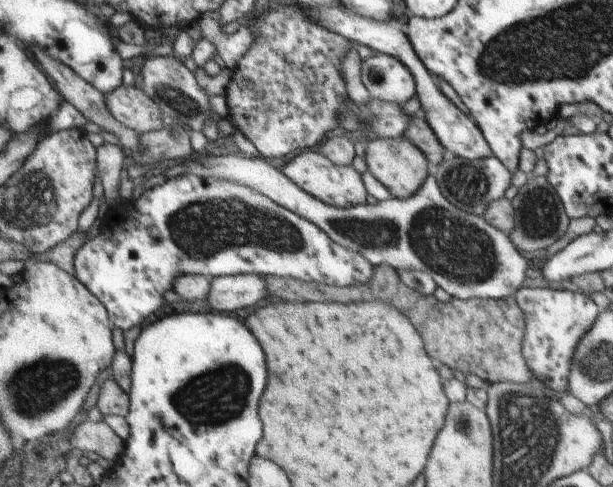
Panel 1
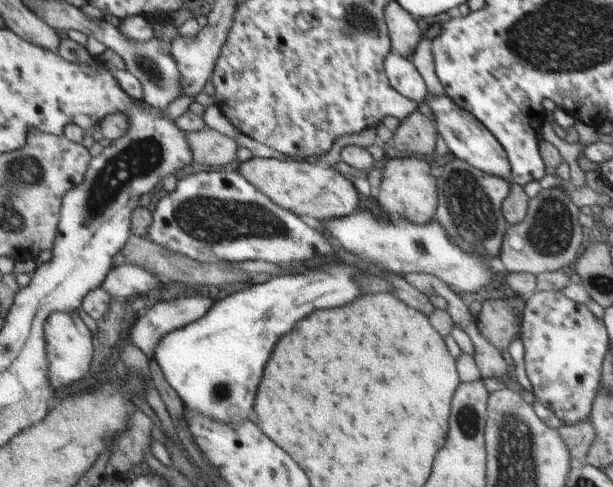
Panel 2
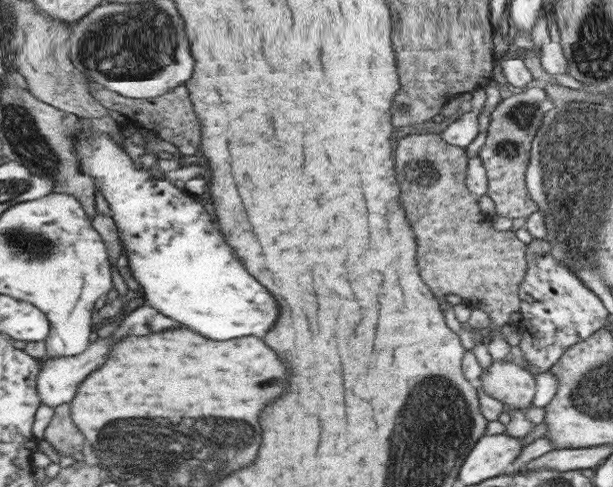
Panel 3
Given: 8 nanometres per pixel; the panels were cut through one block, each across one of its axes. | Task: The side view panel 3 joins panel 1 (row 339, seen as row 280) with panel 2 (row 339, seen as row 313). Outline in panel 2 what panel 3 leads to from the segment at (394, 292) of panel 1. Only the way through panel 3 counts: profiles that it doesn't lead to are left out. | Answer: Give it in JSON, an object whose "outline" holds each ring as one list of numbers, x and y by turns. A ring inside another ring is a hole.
{"outline":[[513,294,508,298,487,300,477,317,478,328,484,338,499,346,501,352,508,351,510,342,520,336,520,314,523,313,525,299]]}

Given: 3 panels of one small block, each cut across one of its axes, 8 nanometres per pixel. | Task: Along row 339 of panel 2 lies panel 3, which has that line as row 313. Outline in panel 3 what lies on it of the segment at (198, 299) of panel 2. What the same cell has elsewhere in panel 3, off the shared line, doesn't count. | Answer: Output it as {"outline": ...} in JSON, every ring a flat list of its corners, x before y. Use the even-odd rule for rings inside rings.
{"outline":[[150,304,144,305,144,308,136,310,134,314,130,314,124,324,120,326,120,330,112,336,112,338,104,338,104,340,98,340,94,342,82,356,63,357,62,359,49,359,42,368,42,374,39,379,39,388,42,395,43,403,58,408,60,405,66,403,72,403,74,396,78,394,78,388,80,384,94,372,98,370,100,366,106,364,106,360,110,358,114,346,118,342,122,342,124,338,130,338,130,336,150,336,150,334,156,334,156,332,162,332,162,330,170,330,170,328,180,328,182,324,166,314,162,314,160,310,156,310]]}

